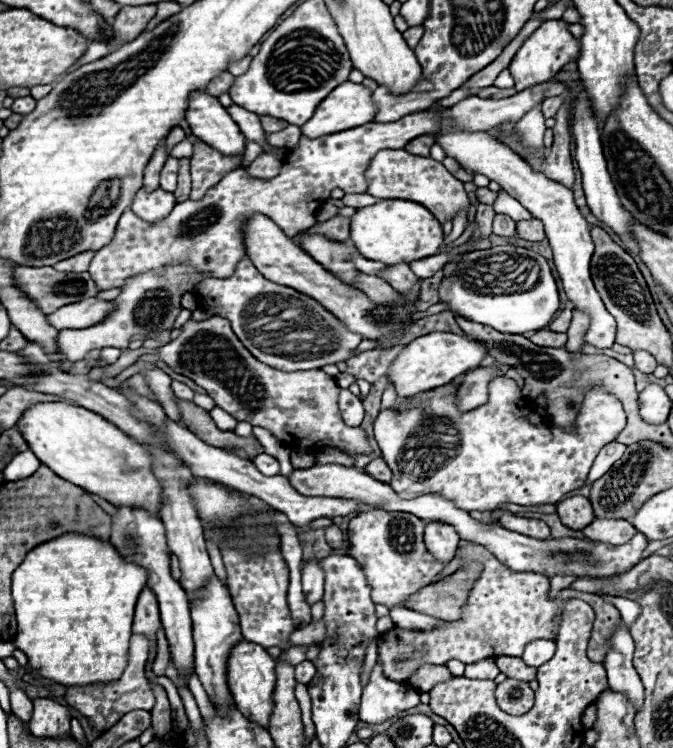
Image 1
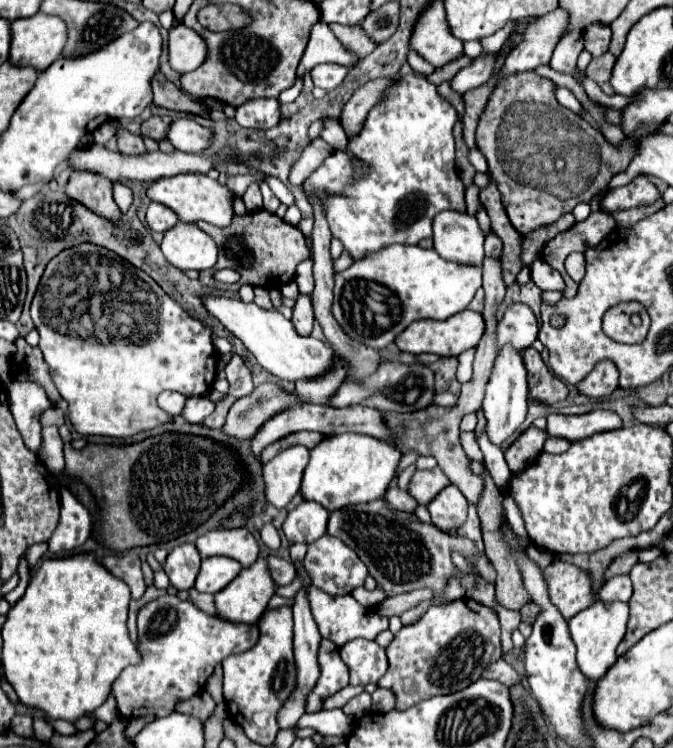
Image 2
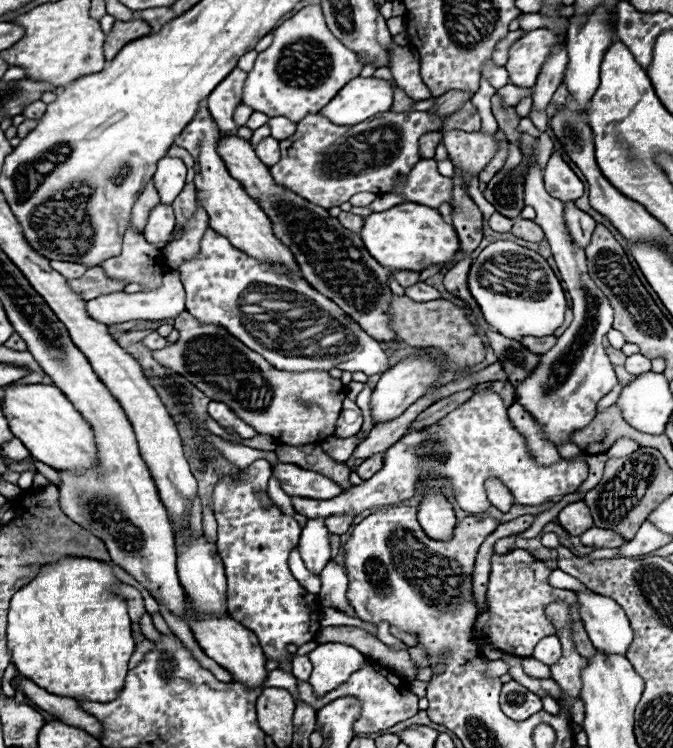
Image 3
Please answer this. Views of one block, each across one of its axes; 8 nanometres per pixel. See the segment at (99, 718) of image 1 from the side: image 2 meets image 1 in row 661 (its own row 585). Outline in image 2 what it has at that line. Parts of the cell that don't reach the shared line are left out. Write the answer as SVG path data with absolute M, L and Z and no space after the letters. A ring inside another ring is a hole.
M126 552L124 556L106 556L102 558L102 564L114 574L123 580L130 588L131 597L138 599L141 596L135 596L136 593L145 593L147 585L145 584L141 560L136 552Z

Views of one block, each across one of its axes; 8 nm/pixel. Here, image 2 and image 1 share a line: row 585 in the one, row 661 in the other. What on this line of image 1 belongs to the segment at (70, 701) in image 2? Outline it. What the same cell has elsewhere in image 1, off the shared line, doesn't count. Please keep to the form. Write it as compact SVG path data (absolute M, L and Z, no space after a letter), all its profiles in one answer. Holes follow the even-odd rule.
M70 532L48 544L36 546L12 574L12 596L18 620L18 632L14 638L16 648L28 656L28 664L40 676L52 678L64 686L116 680L126 666L134 606L146 580L148 572L144 572L144 568L126 562L110 542L92 536Z

